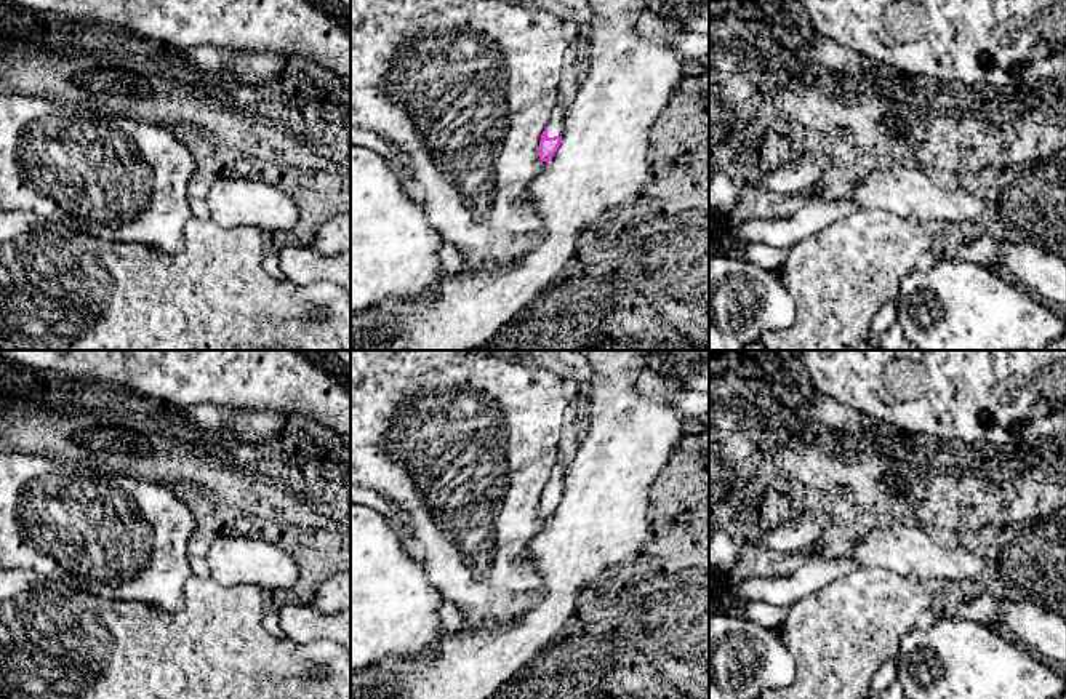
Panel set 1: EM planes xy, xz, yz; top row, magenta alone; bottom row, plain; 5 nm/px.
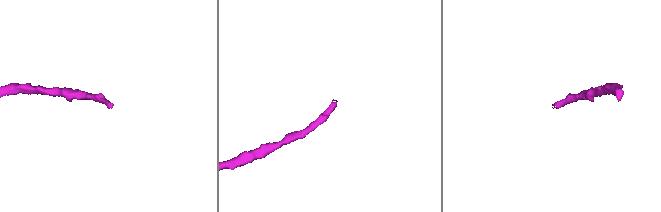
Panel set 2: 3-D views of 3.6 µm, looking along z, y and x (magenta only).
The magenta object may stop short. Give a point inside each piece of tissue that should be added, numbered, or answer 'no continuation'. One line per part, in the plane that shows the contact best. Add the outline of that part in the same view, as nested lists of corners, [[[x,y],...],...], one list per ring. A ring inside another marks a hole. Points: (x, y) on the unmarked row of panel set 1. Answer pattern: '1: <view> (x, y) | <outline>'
1: xz (556, 483) | [[[557,459],[555,469],[552,472],[552,477],[547,481],[547,494],[549,496],[562,494],[567,465],[568,465],[568,459]]]

